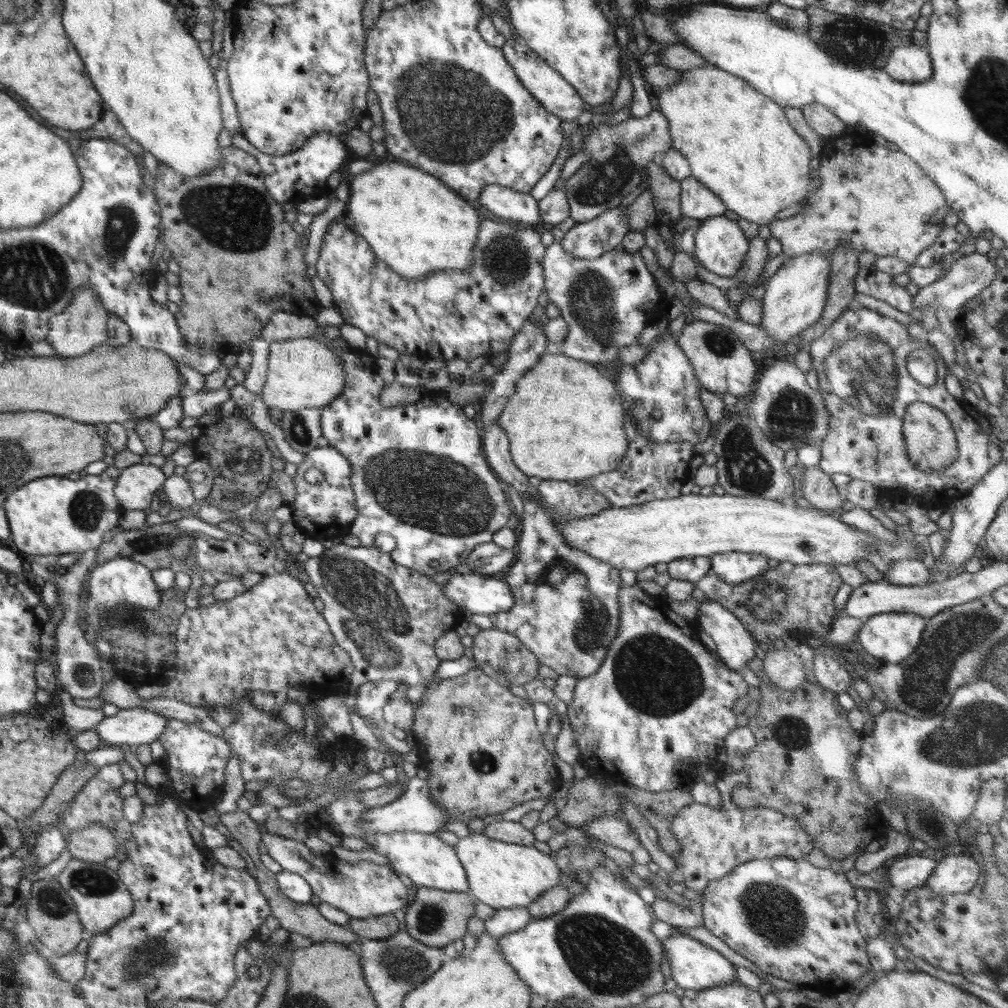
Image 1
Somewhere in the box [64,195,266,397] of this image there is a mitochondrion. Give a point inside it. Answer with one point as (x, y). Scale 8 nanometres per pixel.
(121, 224)

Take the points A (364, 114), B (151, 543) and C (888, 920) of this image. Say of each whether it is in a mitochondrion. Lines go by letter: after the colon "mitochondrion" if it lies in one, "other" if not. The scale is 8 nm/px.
A: other
B: mitochondrion
C: other

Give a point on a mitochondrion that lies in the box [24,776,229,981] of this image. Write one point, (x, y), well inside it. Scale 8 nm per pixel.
(90, 880)

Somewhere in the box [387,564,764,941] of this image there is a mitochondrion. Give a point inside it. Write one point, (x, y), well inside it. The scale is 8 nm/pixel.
(658, 676)

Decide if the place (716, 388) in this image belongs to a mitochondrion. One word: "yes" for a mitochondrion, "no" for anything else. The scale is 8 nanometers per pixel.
no

